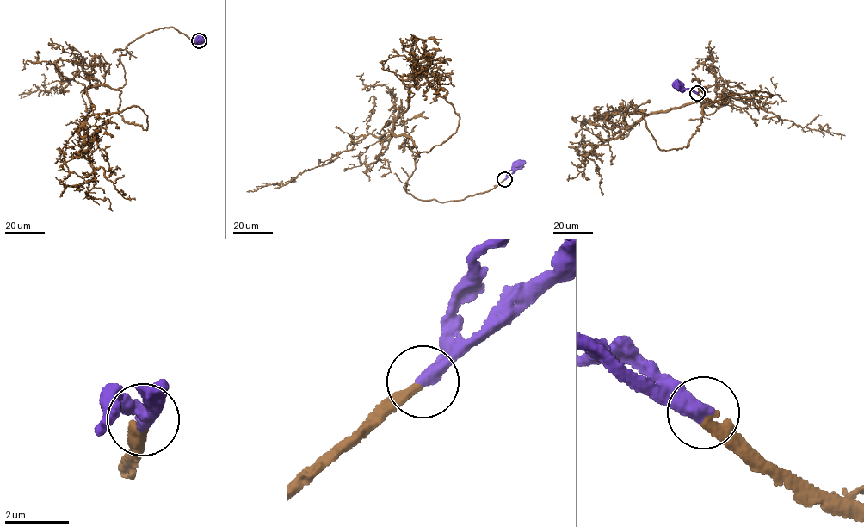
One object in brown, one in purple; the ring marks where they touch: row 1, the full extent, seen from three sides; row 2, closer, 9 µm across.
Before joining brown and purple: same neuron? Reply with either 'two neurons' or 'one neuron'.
one neuron

